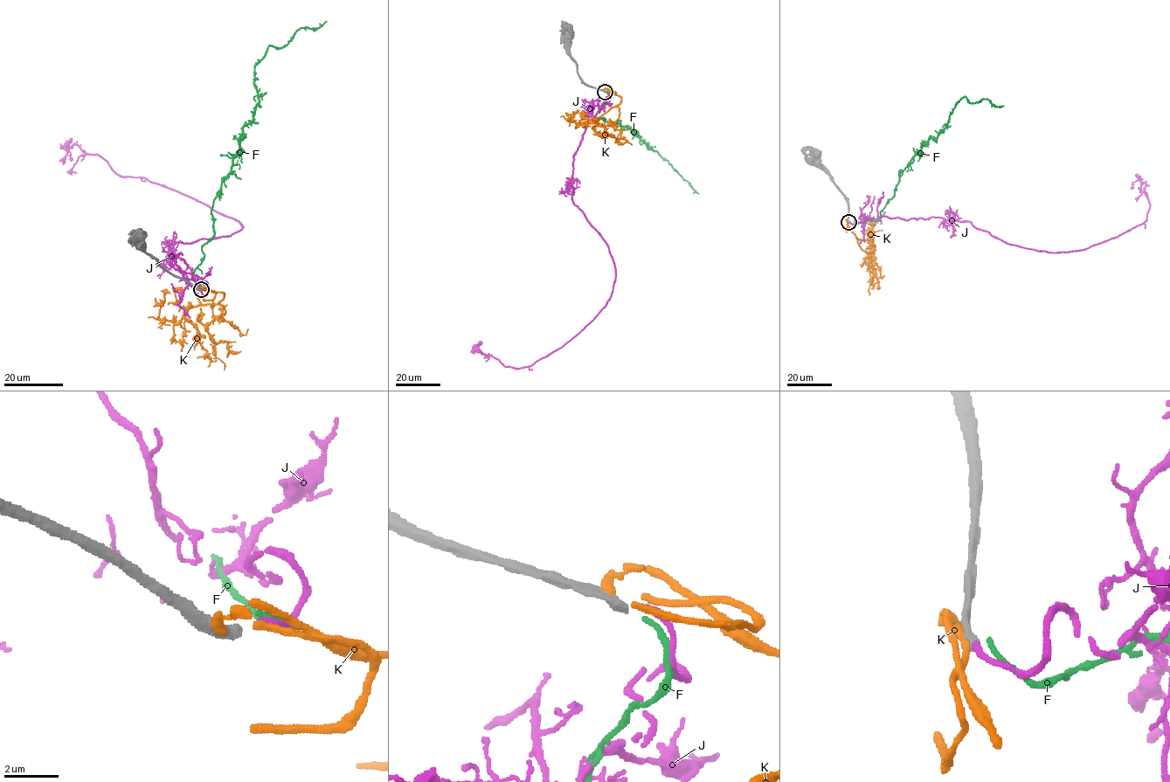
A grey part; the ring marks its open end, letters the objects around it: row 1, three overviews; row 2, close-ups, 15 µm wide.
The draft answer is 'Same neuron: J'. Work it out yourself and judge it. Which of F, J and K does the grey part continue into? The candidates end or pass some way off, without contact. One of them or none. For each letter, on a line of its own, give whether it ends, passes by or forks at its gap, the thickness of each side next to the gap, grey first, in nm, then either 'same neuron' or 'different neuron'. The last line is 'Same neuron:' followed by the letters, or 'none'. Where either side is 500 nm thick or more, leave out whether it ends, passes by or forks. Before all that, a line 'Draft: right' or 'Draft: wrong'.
Draft: wrong
F: it ends there; 400 nm thick on the grey side, 180 nm on the other; different neuron
J: it ends there; 400 nm thick on the grey side, 280 nm on the other; different neuron
K: it ends there; 400 nm thick on the grey side, 260 nm on the other; different neuron
Same neuron: none

